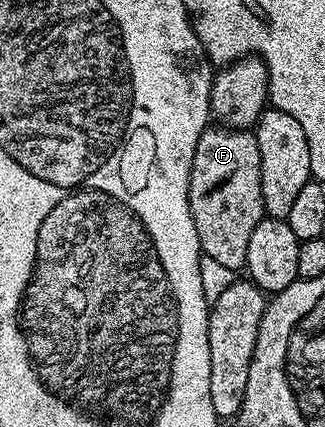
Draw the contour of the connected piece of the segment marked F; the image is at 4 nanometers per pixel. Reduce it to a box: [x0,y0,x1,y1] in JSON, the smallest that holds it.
[189,124,266,271]

